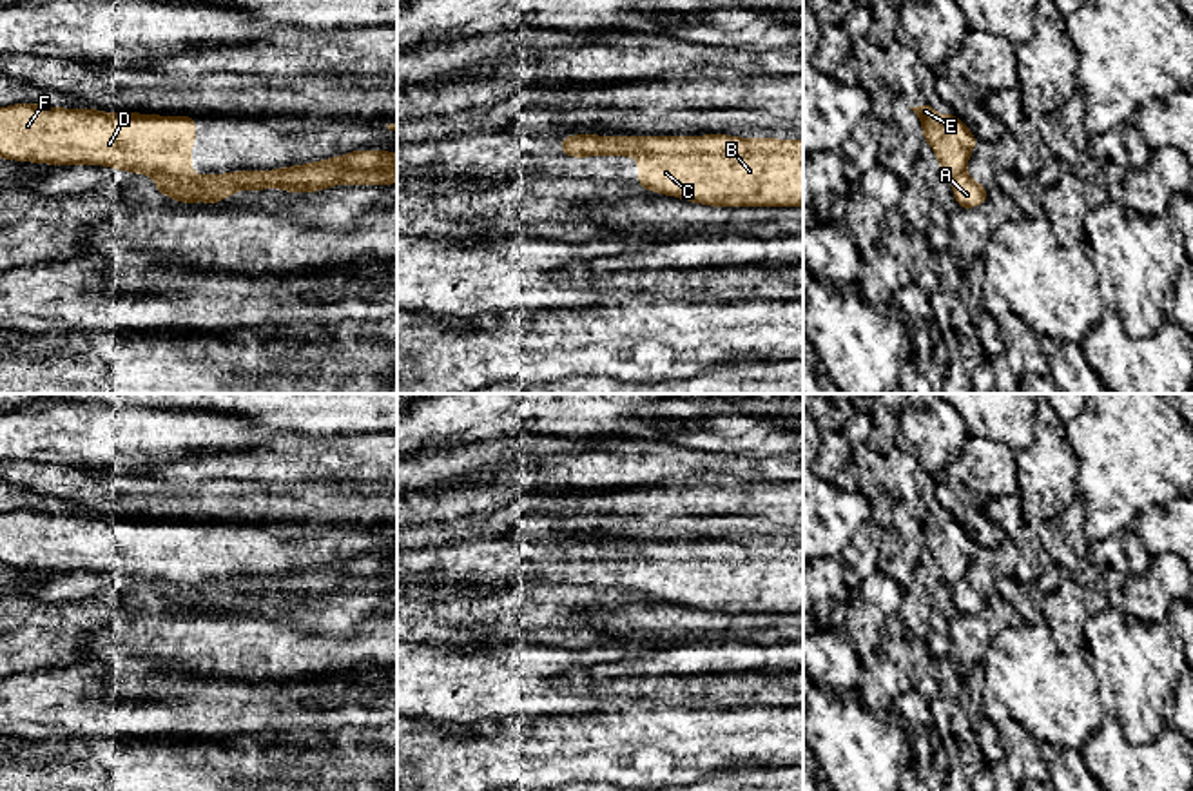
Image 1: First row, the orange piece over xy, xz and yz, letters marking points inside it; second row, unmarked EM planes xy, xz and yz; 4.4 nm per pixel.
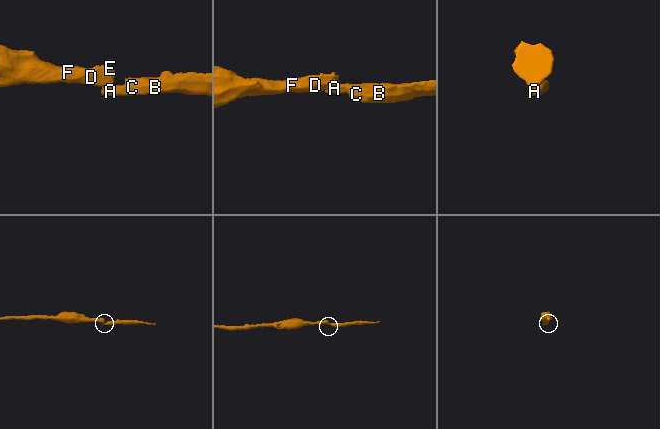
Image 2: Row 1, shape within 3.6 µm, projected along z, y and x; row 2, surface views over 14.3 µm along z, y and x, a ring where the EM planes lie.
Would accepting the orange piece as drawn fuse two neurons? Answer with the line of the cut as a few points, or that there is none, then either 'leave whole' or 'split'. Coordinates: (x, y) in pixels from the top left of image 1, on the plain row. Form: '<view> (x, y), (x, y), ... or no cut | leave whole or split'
xy (155, 581), (191, 583) | split

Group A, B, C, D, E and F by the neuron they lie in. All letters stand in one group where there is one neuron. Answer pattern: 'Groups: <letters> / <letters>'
Groups: A B C / D E F

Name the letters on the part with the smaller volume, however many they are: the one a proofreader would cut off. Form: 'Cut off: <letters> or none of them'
Cut off: A, B, C

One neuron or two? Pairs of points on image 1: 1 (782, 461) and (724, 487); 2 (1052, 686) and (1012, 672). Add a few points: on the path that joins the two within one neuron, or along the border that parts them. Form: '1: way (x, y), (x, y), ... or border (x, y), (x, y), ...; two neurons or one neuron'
1: border (700, 472), (729, 472), (747, 481), (784, 483); two neurons
2: way (1043, 681), (1028, 672), (1021, 672); one neuron

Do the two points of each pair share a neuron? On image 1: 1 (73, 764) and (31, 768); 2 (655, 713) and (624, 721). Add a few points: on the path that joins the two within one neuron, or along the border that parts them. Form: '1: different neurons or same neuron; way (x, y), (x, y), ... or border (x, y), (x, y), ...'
1: same neuron; way (62, 768), (42, 768)
2: same neuron; way (648, 719), (631, 719)

